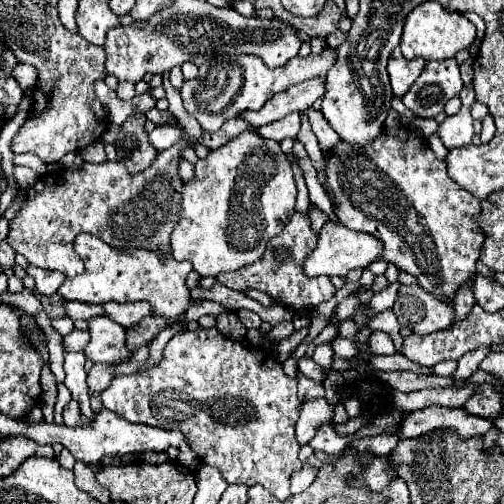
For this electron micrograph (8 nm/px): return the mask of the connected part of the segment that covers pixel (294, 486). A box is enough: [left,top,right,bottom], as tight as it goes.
[291,463,317,493]

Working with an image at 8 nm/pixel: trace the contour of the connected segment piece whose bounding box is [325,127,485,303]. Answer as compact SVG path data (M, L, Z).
M401 127L401 131L387 129L387 133L379 135L379 139L365 149L355 149L353 145L341 141L325 161L325 167L327 185L335 195L337 217L341 223L351 231L377 237L383 243L385 263L393 263L399 271L413 275L421 289L451 303L459 287L475 275L475 263L485 235L475 221L475 215L481 213L479 199L461 189L447 175L447 163L435 157L429 143L407 127Z

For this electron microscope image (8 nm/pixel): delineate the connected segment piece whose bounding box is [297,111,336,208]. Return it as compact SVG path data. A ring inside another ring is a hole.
M306 111L301 112L302 124L299 133L297 134L297 138L303 144L305 150L309 154L311 158L312 164L317 171L317 179L322 187L326 190L326 193L332 203L332 206L335 208L335 202L333 196L327 191L325 182L326 182L326 174L323 163L323 155L321 153L317 138L312 131L310 122L308 120L308 116Z

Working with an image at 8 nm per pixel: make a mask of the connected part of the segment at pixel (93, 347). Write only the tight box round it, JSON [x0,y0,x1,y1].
[85,317,133,363]

